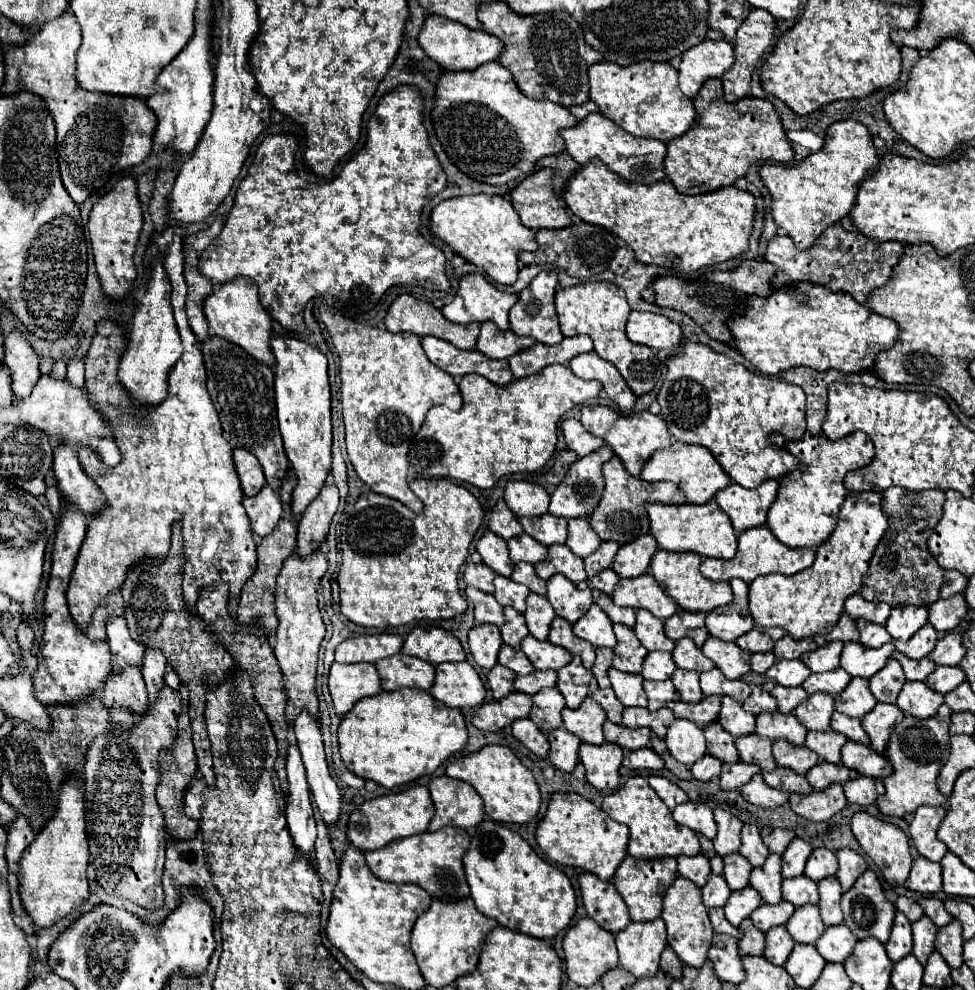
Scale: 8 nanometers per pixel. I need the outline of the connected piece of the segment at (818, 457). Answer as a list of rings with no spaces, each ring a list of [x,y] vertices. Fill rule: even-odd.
[[[862,431],[846,435],[838,441],[830,441],[824,435],[808,437],[802,441],[788,441],[782,435],[772,435],[772,443],[780,449],[786,449],[802,463],[808,465],[806,473],[792,471],[784,479],[780,479],[780,489],[776,501],[768,511],[768,529],[774,533],[778,541],[792,549],[810,547],[816,549],[822,545],[834,531],[838,511],[848,495],[844,487],[844,475],[852,469],[866,467],[874,457],[874,445]]]

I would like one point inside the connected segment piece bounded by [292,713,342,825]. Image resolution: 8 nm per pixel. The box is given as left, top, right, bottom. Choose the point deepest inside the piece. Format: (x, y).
(326, 793)

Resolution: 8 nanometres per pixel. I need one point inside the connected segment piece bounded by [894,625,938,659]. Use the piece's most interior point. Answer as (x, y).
(921, 645)

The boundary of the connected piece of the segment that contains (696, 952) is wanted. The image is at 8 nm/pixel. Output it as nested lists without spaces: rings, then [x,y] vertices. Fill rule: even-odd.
[[[678,877],[670,885],[670,889],[664,895],[664,903],[662,903],[662,921],[666,923],[668,945],[676,951],[678,959],[690,967],[700,967],[706,961],[706,953],[712,943],[714,931],[708,919],[708,909],[704,907],[700,899],[700,889],[692,881]]]

